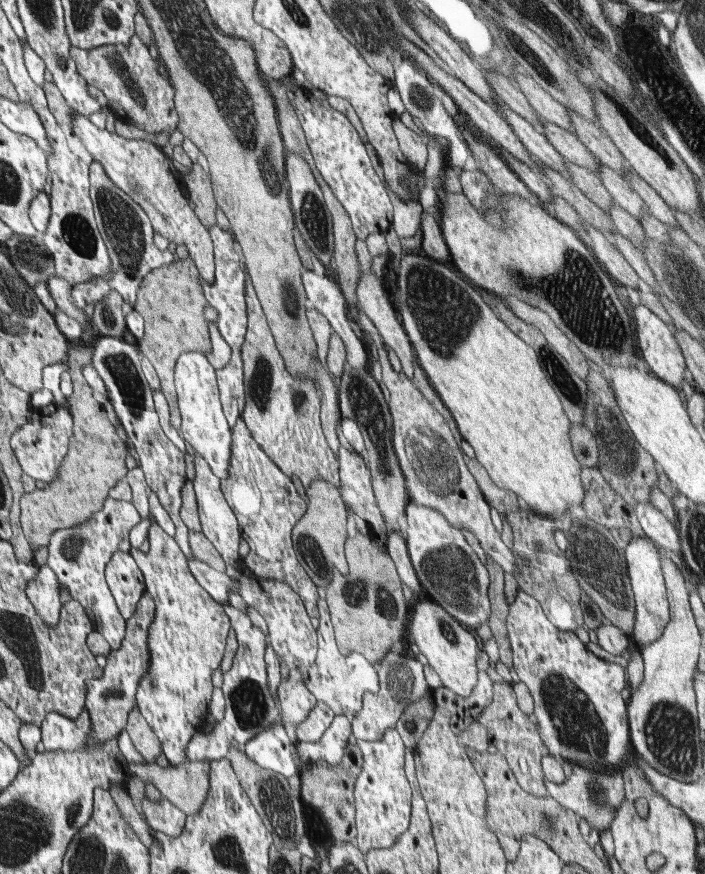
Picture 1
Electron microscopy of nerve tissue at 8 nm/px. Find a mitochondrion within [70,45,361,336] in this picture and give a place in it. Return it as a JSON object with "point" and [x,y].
{"point":[122,225]}

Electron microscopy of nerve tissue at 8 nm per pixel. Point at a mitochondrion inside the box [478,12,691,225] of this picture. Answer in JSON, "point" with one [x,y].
{"point":[631,119]}

